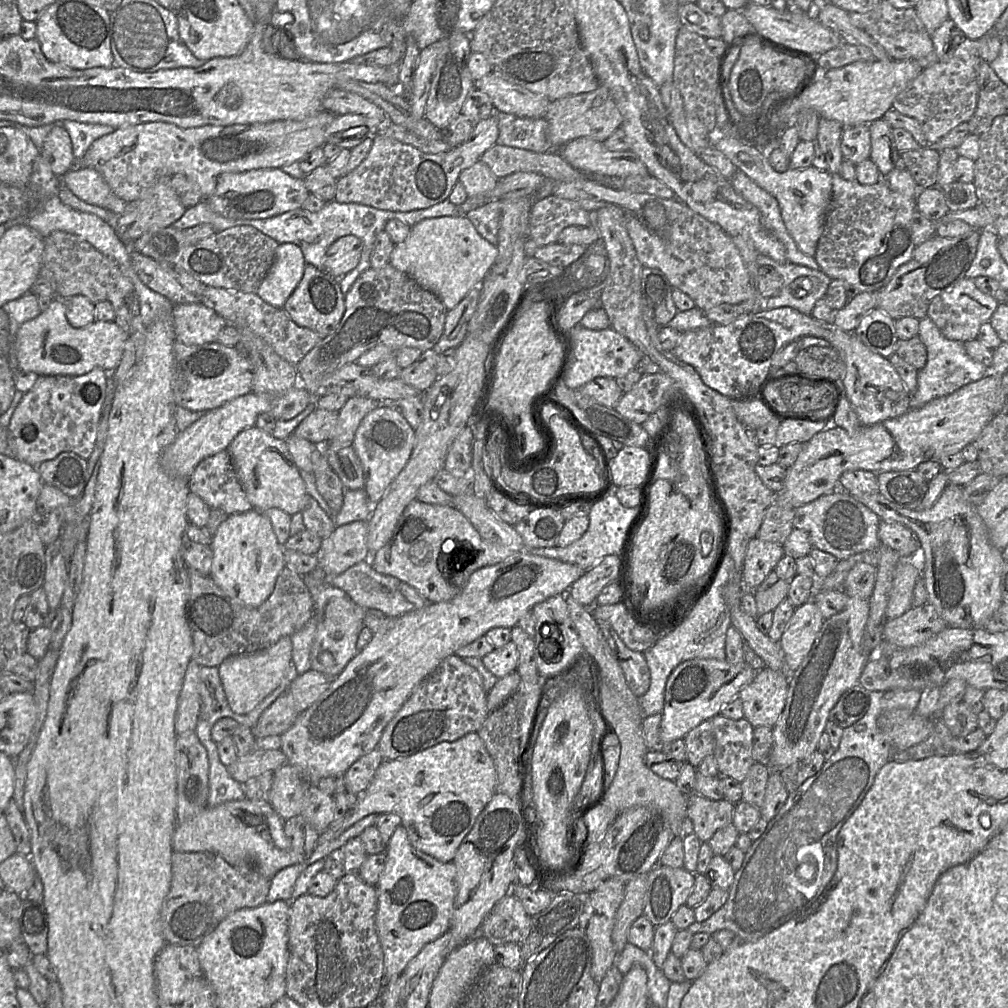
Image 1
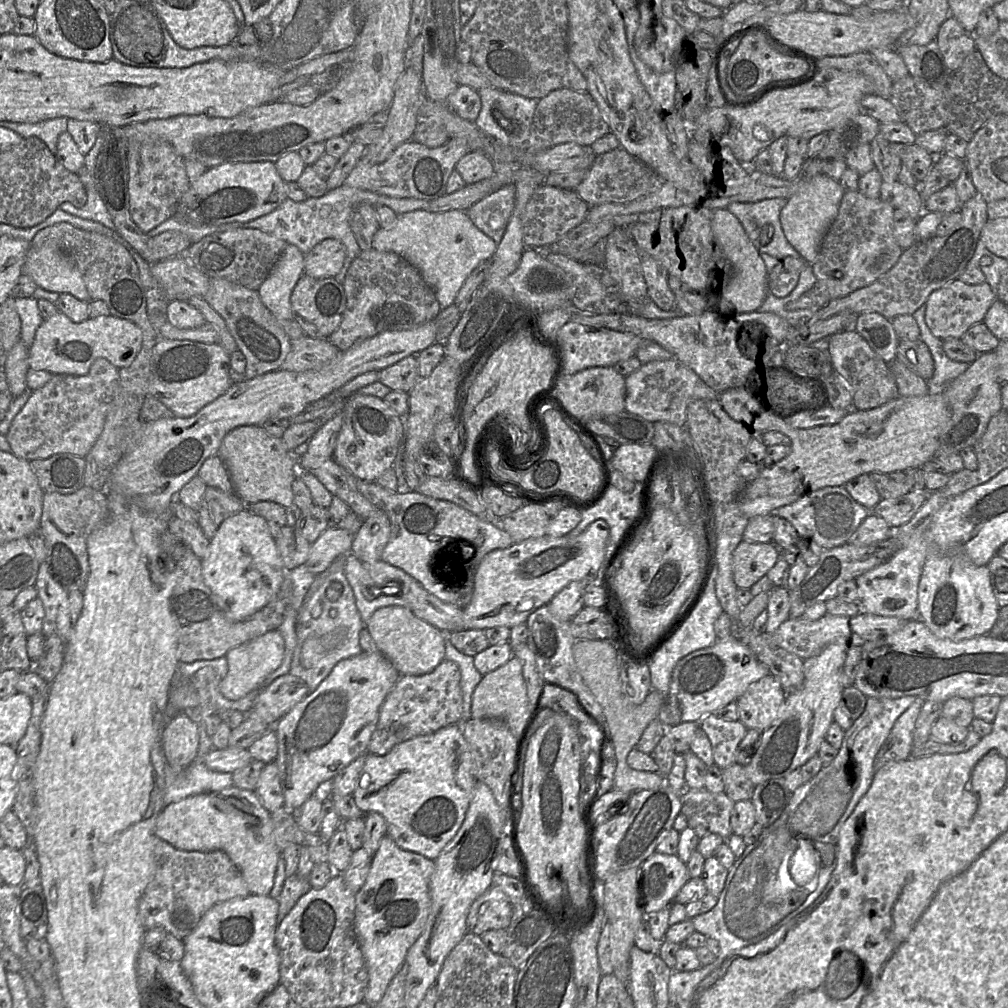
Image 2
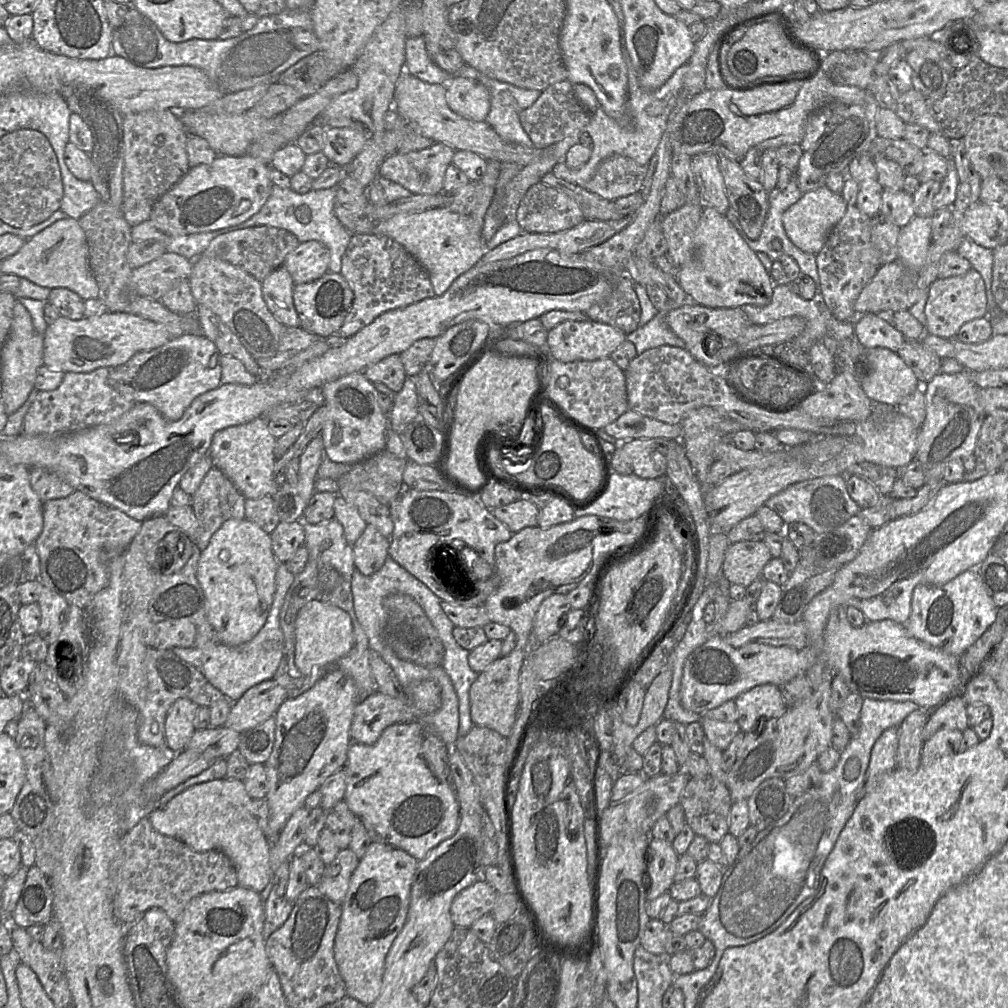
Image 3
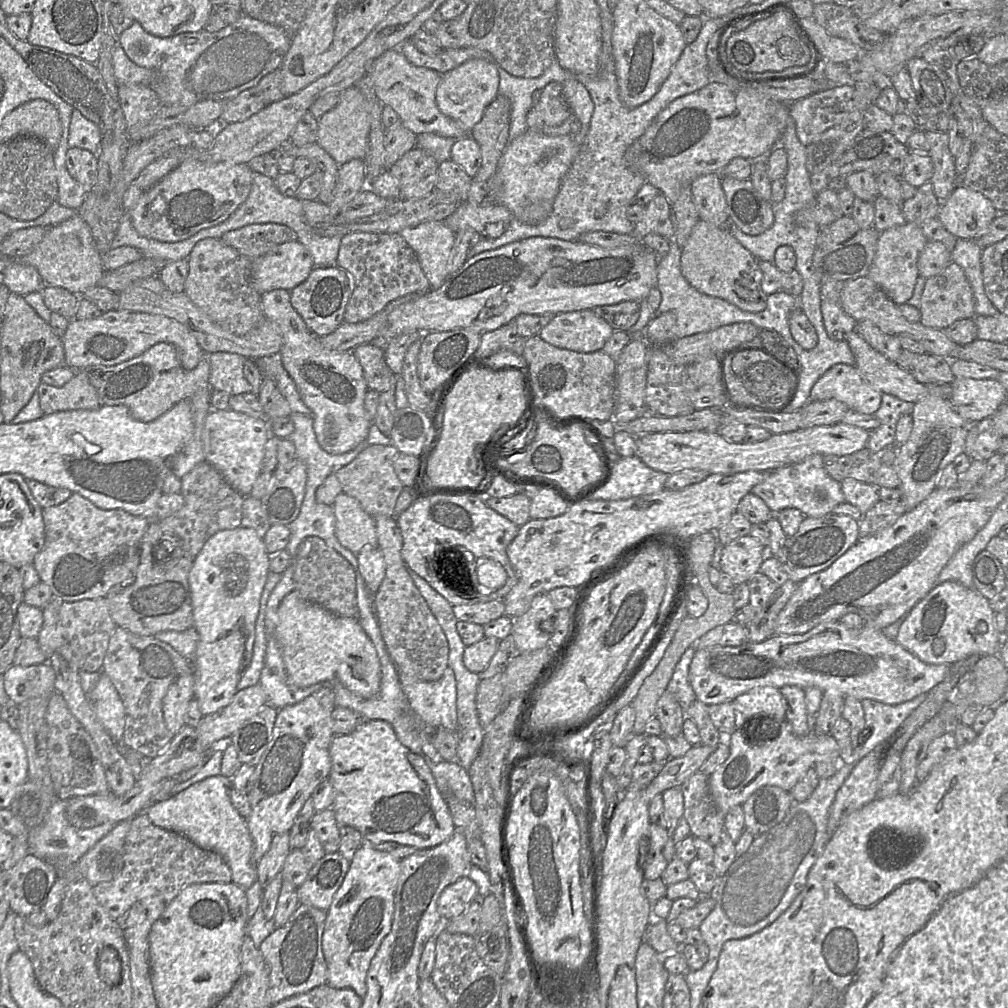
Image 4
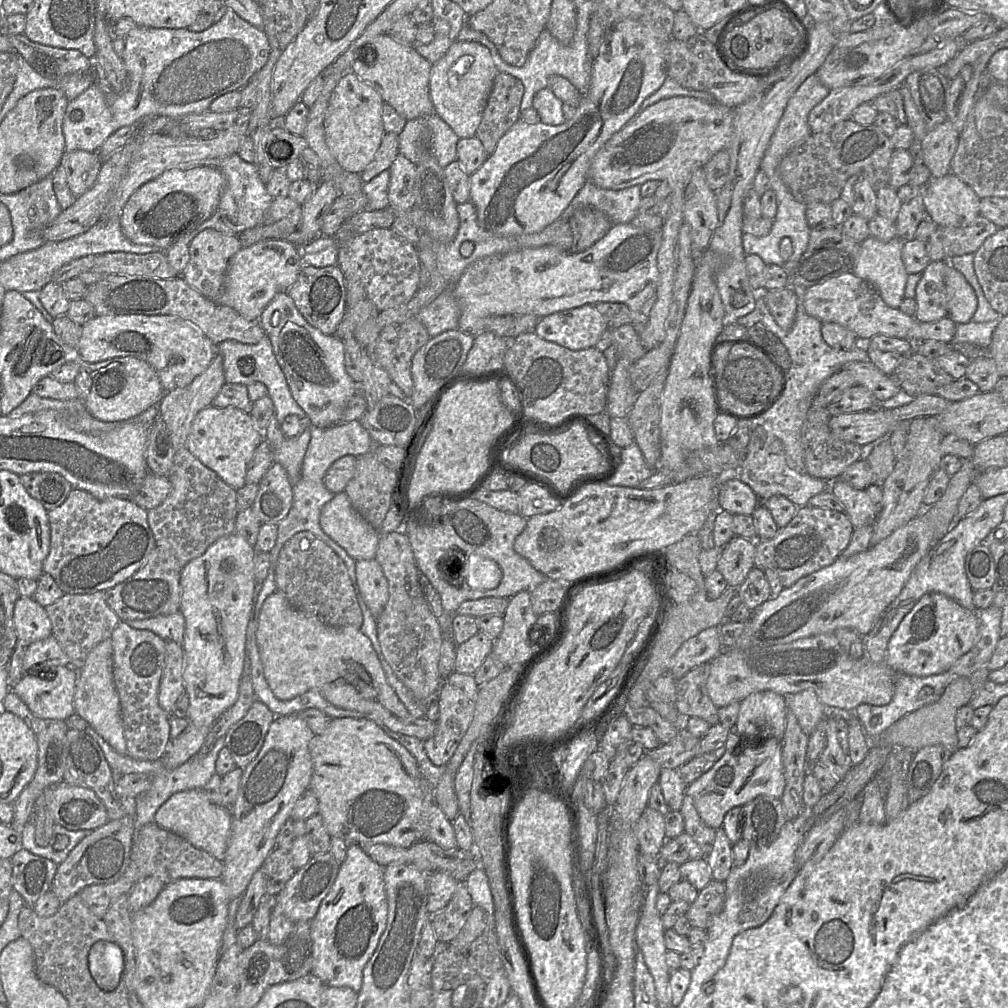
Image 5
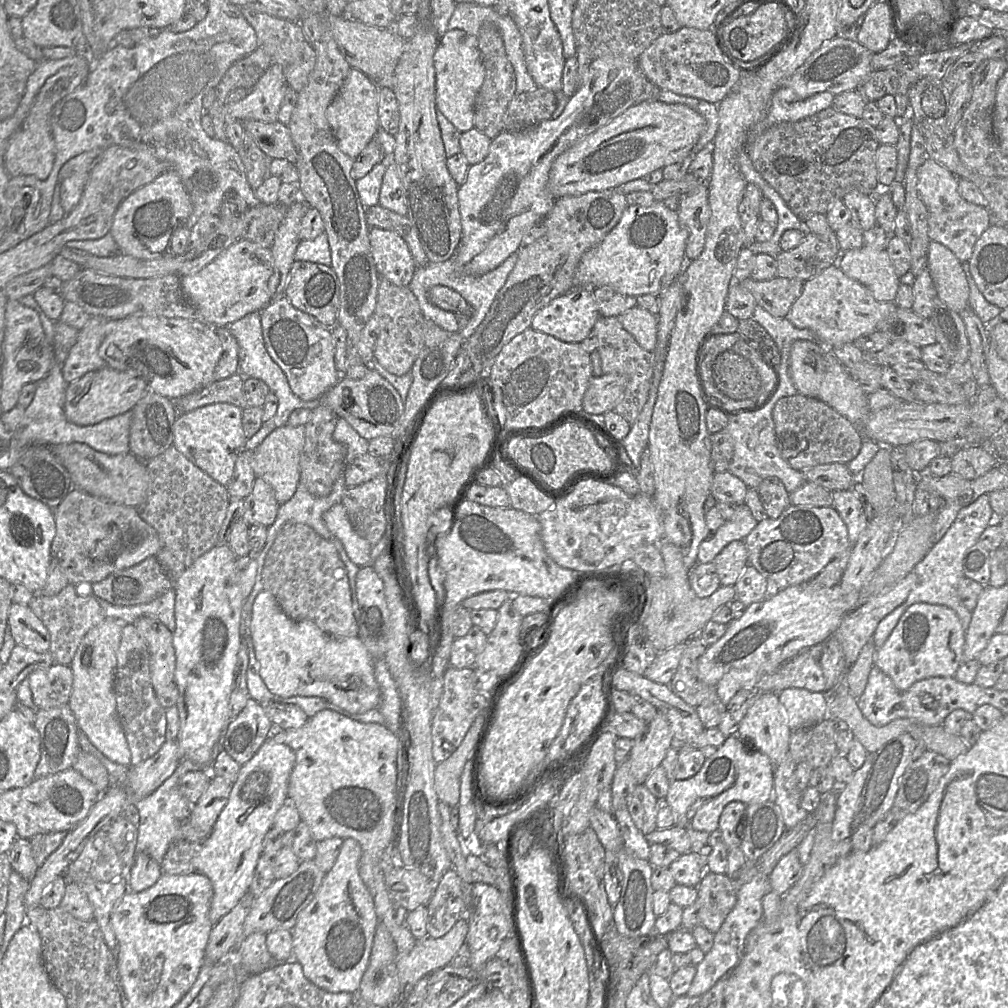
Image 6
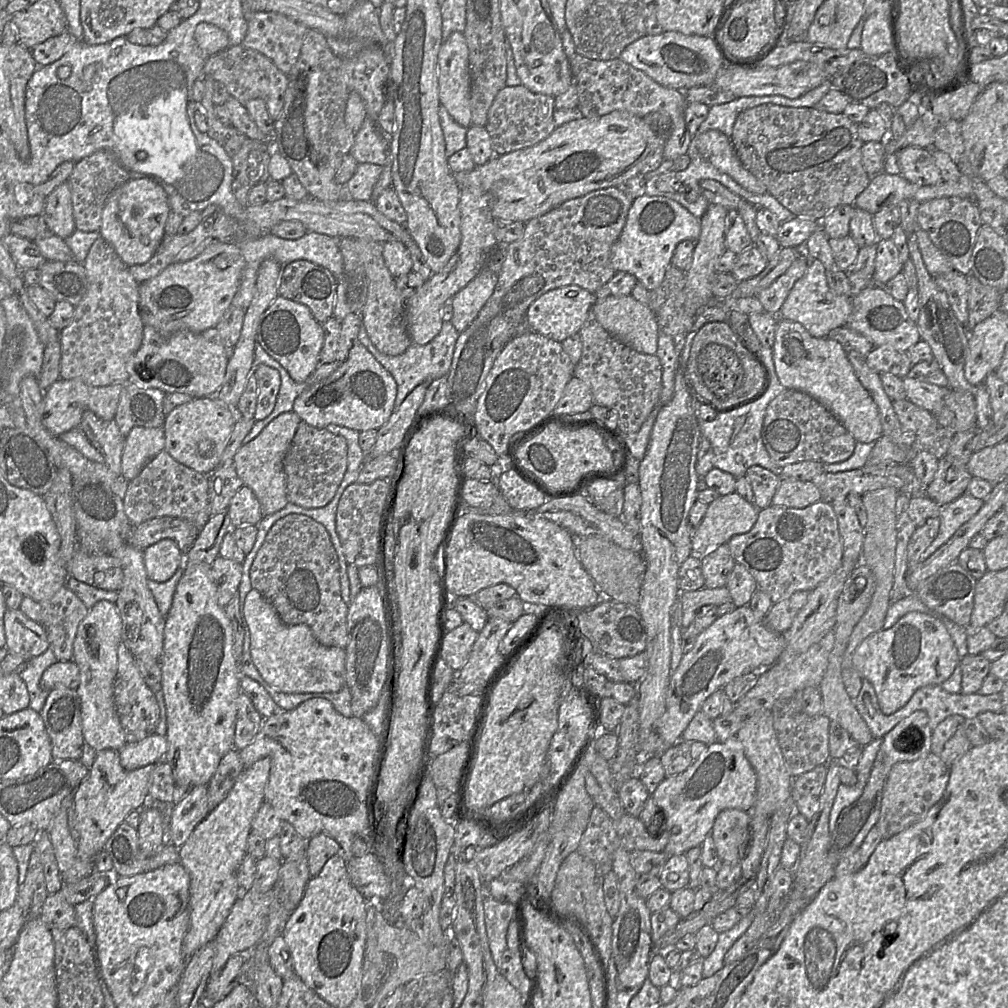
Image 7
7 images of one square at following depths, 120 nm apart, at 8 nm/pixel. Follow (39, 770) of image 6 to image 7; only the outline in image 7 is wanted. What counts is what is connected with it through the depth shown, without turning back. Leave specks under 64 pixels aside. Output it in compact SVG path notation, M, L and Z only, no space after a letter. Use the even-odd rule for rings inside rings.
M63 685L54 687L49 691L40 715L50 738L53 761L79 760L85 740L77 690Z

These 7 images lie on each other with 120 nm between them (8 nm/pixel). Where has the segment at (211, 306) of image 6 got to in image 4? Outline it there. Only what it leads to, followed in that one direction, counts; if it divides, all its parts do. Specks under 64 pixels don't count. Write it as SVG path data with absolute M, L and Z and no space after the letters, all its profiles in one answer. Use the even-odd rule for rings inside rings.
M290 241L252 261L251 278L261 294L276 289L291 291L303 283L314 268L307 248L299 241Z

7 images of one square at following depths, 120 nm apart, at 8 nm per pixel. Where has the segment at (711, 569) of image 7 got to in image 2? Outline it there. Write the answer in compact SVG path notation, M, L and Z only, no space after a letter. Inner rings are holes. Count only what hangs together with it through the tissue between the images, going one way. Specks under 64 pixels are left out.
M742 540L733 551L733 579L738 588L750 589L775 565L779 548L773 542L750 543Z

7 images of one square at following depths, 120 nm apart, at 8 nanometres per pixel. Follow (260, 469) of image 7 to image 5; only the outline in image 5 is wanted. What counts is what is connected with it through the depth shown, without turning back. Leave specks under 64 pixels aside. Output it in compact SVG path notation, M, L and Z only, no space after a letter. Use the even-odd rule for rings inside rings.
M310 423L297 436L286 438L278 449L273 449L274 462L282 465L292 486L301 478L304 455L310 441Z

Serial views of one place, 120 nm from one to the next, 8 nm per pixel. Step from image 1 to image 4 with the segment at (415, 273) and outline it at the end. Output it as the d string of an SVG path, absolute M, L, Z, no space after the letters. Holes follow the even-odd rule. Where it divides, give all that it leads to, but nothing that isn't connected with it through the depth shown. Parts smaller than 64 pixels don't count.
M432 221L405 228L400 235L416 253L431 289L439 289L449 277L448 263L455 242L455 233L444 221Z

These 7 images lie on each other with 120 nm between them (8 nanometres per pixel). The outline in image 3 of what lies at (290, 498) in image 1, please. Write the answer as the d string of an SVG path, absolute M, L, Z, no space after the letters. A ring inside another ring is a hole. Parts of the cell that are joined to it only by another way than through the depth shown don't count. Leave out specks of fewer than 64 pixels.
M260 417L245 424L227 427L213 436L210 446L213 466L219 468L232 481L245 499L273 496L279 489L273 478L275 443L276 439L268 429L266 418Z

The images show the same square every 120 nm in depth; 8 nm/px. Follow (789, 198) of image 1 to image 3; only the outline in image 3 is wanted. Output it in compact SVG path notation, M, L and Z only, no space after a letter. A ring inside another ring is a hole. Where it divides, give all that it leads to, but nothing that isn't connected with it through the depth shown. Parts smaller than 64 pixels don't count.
M826 185L807 193L782 216L783 226L789 239L802 251L817 255L824 246L832 228L841 220L847 209L842 194L832 192Z

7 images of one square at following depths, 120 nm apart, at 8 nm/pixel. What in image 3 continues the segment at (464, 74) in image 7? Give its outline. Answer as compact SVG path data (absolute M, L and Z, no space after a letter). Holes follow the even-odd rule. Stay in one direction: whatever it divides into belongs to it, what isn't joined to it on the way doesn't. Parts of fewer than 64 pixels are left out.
M454 75L446 87L446 101L451 110L473 121L485 121L491 107L491 96L486 86Z

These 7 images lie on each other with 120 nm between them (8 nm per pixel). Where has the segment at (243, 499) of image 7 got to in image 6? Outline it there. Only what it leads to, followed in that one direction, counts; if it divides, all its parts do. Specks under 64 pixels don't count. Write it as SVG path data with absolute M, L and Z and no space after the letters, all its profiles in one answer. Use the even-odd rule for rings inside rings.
M256 478L252 492L244 499L241 520L248 525L271 526L277 517L280 504L272 488L261 478Z

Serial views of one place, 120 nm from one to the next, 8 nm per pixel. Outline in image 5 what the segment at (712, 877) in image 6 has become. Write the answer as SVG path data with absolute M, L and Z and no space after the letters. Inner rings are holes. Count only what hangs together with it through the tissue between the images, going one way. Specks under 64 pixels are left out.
M712 879L698 892L697 898L684 914L692 927L704 930L708 928L711 918L724 908L725 891L724 881Z

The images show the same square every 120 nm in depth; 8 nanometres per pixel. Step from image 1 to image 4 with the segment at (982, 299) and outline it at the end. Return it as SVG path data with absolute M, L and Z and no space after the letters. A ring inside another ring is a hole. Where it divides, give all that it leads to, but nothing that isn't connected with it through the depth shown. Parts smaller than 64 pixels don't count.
M951 262L942 272L926 279L921 295L920 314L922 325L938 330L944 330L957 320L974 318L976 314L973 291L958 264Z

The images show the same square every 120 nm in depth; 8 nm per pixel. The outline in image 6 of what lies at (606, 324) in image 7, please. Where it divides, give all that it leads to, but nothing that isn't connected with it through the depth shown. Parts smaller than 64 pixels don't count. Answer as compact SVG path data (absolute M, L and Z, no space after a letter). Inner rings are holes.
M636 305L618 318L643 349L649 352L655 350L658 332L656 315Z

